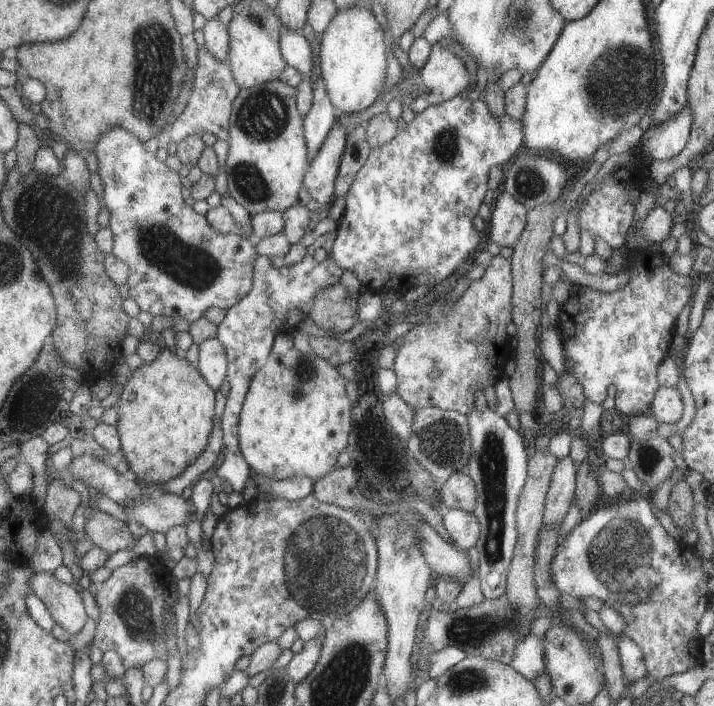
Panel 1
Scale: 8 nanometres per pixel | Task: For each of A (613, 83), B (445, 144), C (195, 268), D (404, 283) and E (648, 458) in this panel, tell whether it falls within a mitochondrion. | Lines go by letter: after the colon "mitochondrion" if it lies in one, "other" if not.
A: mitochondrion
B: mitochondrion
C: mitochondrion
D: other
E: mitochondrion

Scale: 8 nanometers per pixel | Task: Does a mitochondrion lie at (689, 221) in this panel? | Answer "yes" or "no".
no

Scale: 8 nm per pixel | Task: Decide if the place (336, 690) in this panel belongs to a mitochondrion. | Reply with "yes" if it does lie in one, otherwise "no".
yes

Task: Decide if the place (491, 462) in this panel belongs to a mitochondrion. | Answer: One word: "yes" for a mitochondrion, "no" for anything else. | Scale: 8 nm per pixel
yes

